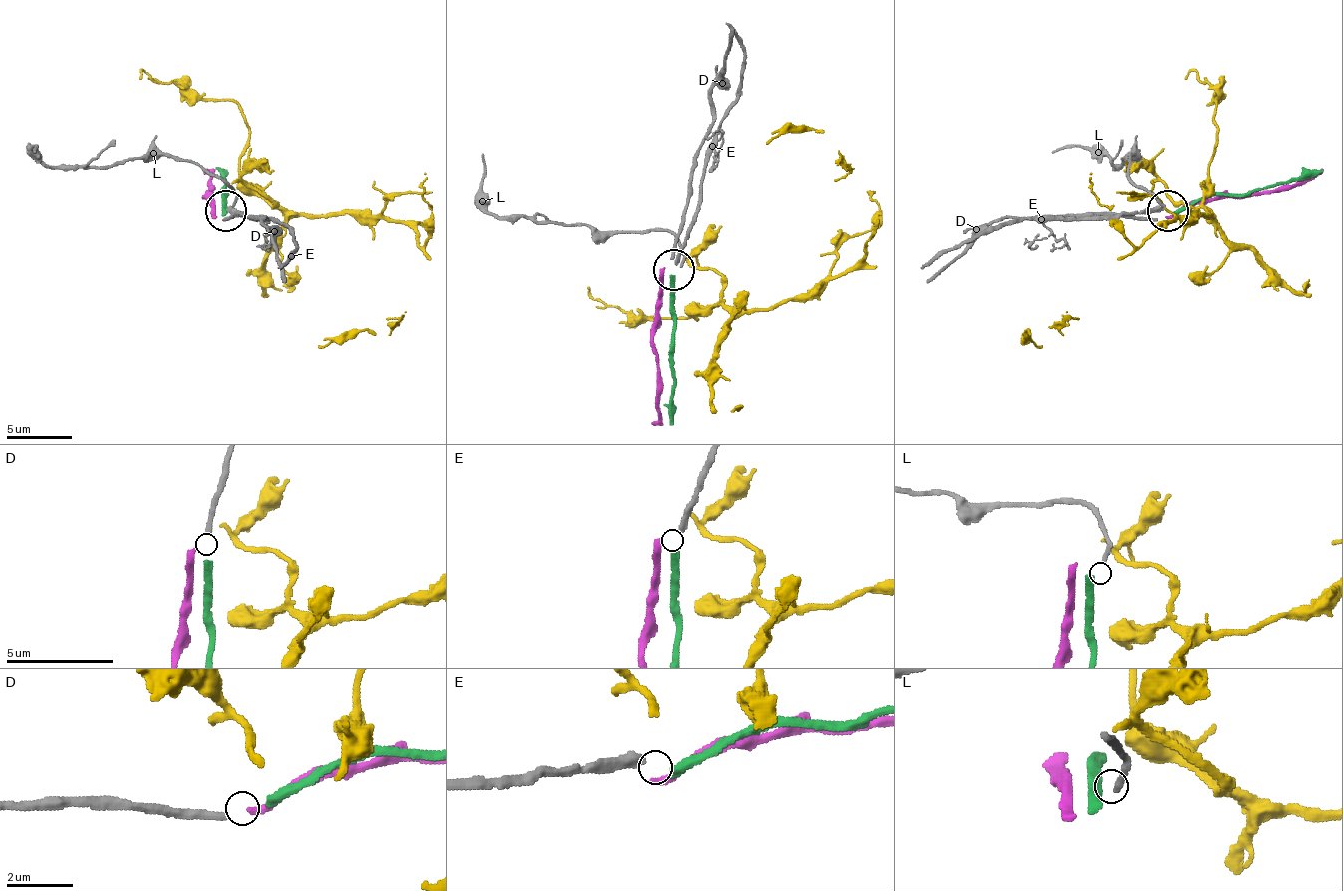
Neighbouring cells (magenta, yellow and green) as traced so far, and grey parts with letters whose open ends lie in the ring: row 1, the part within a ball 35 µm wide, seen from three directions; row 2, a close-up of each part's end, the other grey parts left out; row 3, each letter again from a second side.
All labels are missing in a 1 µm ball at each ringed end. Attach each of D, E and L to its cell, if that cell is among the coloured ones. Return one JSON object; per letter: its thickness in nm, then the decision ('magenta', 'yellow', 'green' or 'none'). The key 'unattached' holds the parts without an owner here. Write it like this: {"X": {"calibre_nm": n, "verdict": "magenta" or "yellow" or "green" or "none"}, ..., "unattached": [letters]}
{"D": {"calibre_nm": 240, "verdict": "none"}, "E": {"calibre_nm": 280, "verdict": "none"}, "L": {"calibre_nm": 200, "verdict": "none"}, "unattached": ["D", "E", "L"]}

